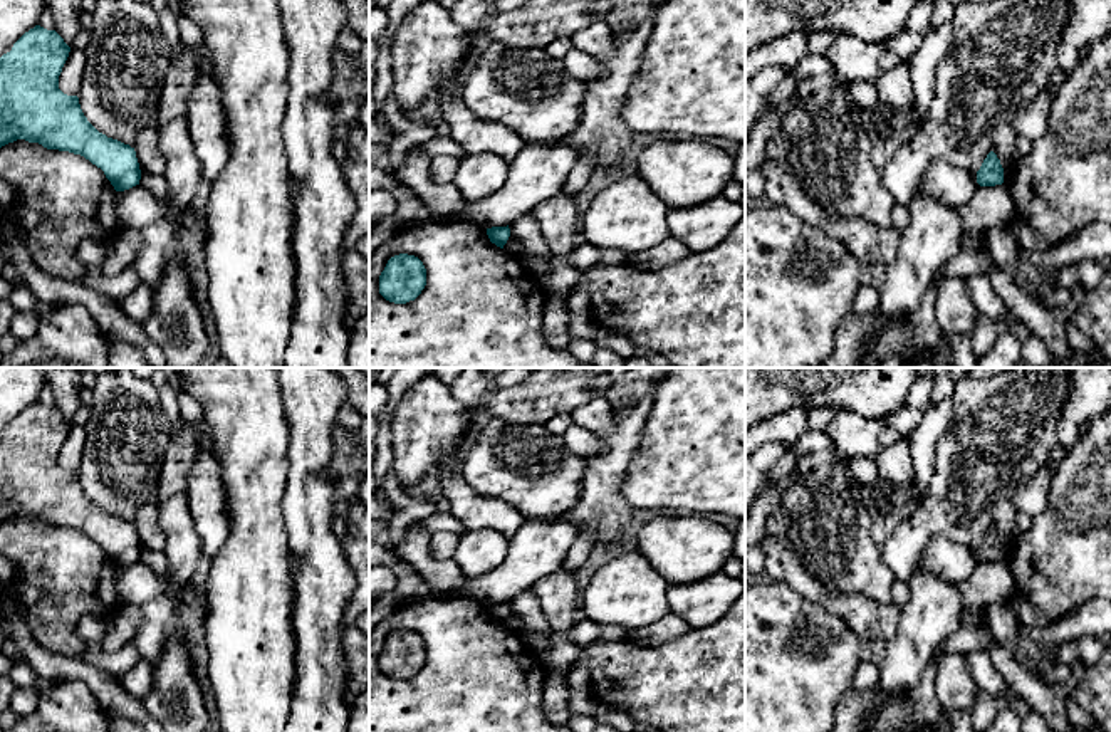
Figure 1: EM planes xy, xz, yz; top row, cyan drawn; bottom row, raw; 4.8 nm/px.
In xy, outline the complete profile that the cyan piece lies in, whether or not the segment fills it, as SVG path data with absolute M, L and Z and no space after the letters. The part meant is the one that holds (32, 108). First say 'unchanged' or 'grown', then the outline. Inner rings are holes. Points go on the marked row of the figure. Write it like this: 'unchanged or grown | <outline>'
unchanged | M35 25L0 57L0 148L25 139L47 149L81 154L104 171L116 191L129 190L141 180L134 148L99 133L84 116L79 97L59 89L69 52L70 47L55 30Z

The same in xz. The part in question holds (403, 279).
unchanged | M408 254L391 257L379 275L379 294L394 304L415 301L425 285L426 269L423 262Z

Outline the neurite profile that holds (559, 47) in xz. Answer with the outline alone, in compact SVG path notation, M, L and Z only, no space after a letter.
M556 39L554 42L544 45L545 52L552 57L552 59L559 59L562 60L564 55L572 49L572 40L569 39Z

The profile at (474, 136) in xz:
M456 69L440 87L443 121L450 128L450 136L467 154L493 153L509 163L520 153L524 141L500 124L482 123L467 109L462 97L462 71Z

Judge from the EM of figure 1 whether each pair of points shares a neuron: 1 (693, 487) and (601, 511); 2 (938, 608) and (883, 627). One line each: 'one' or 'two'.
1: two
2: two

